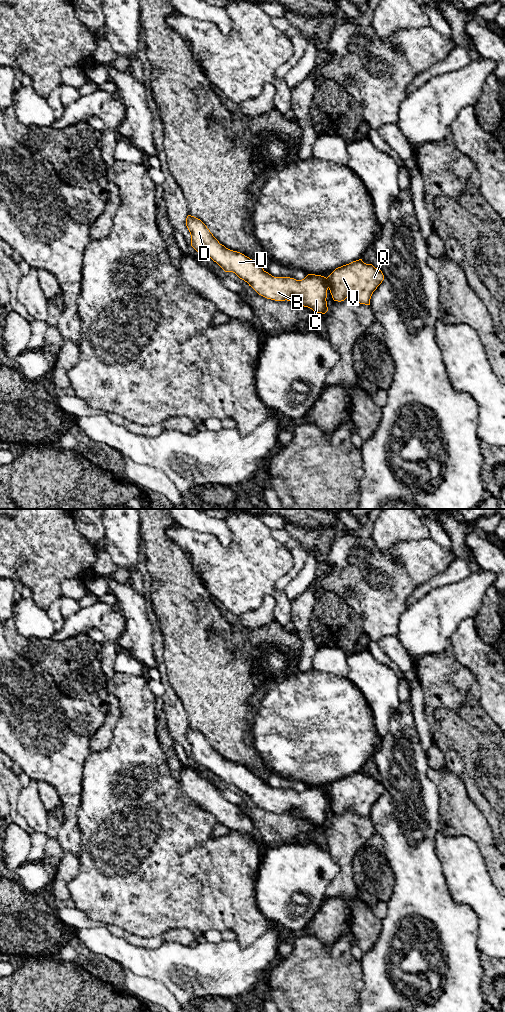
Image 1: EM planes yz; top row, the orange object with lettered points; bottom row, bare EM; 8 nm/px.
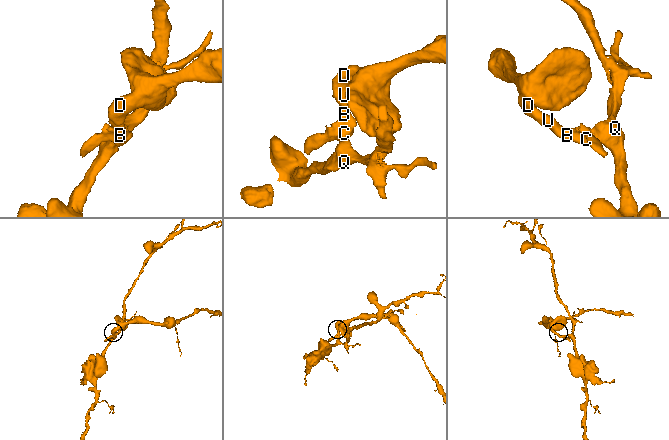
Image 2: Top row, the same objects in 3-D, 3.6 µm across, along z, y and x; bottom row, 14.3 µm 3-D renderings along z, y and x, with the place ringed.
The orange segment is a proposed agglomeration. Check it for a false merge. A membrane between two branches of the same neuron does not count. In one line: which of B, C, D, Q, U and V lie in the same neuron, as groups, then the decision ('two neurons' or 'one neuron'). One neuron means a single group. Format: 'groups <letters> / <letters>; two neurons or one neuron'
groups B C D U / Q V; two neurons

